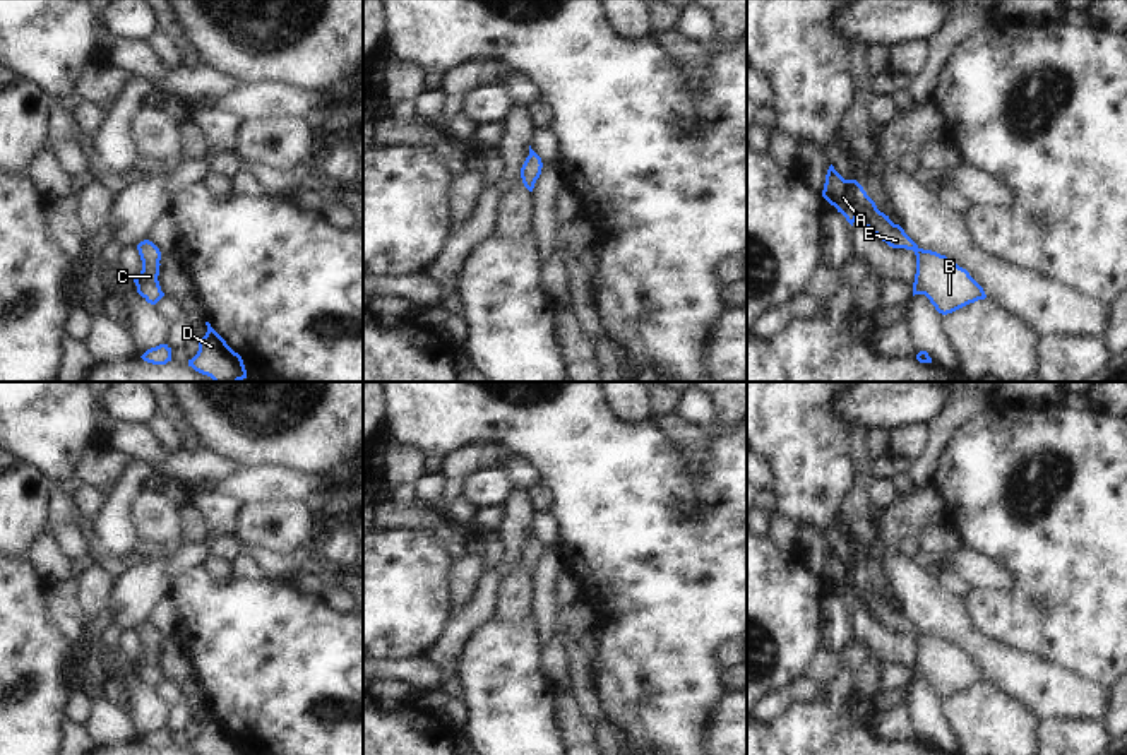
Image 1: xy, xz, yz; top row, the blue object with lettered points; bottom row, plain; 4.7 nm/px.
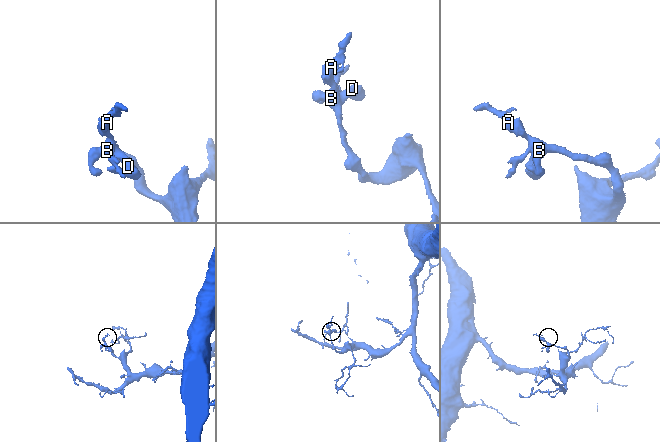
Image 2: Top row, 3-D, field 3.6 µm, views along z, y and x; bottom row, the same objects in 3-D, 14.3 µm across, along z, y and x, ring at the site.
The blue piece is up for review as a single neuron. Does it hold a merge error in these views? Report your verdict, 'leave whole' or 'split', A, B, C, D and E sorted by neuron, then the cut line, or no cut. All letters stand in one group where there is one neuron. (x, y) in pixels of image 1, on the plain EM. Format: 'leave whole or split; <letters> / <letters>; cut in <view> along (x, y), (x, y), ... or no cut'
leave whole; A B C D E; no cut

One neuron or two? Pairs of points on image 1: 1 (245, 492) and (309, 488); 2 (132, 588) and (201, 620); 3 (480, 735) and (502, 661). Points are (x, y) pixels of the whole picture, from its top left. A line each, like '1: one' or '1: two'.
1: one
2: two
3: one

